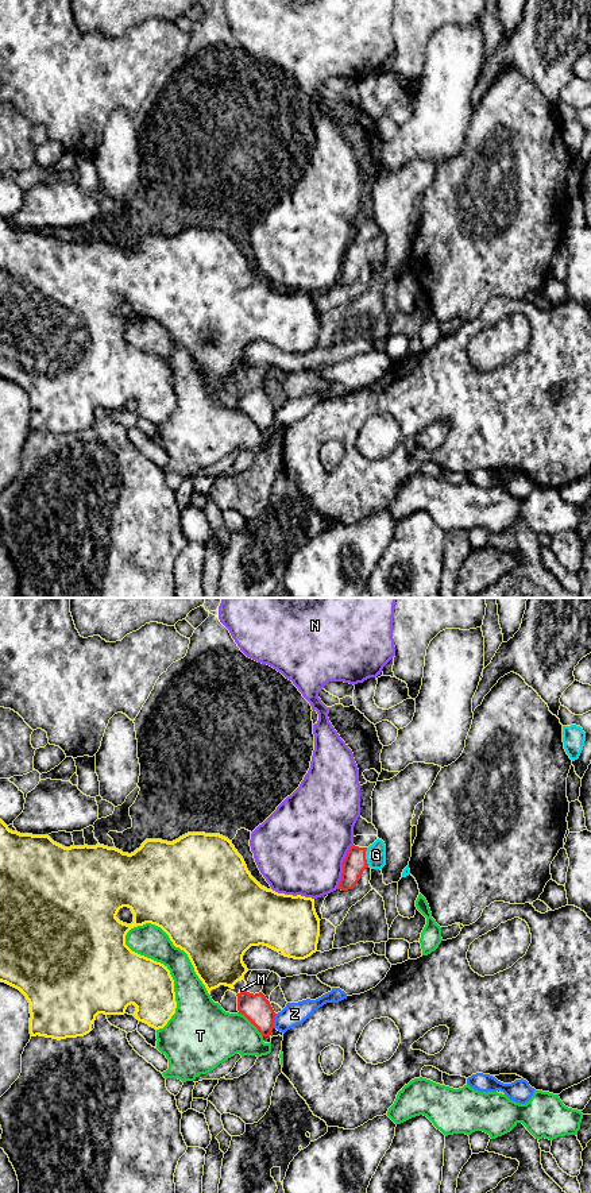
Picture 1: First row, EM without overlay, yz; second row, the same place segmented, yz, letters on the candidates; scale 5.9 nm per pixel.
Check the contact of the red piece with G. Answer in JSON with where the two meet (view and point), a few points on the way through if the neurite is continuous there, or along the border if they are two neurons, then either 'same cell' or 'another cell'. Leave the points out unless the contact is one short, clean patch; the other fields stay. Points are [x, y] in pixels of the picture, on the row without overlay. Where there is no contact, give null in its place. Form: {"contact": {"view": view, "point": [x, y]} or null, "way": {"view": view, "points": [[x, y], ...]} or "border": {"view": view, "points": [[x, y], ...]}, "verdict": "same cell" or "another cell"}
{"contact": {"view": "yz", "point": [364, 253]}, "way": {"view": "yz", "points": [[354, 259], [364, 253], [375, 250]]}, "verdict": "same cell"}

